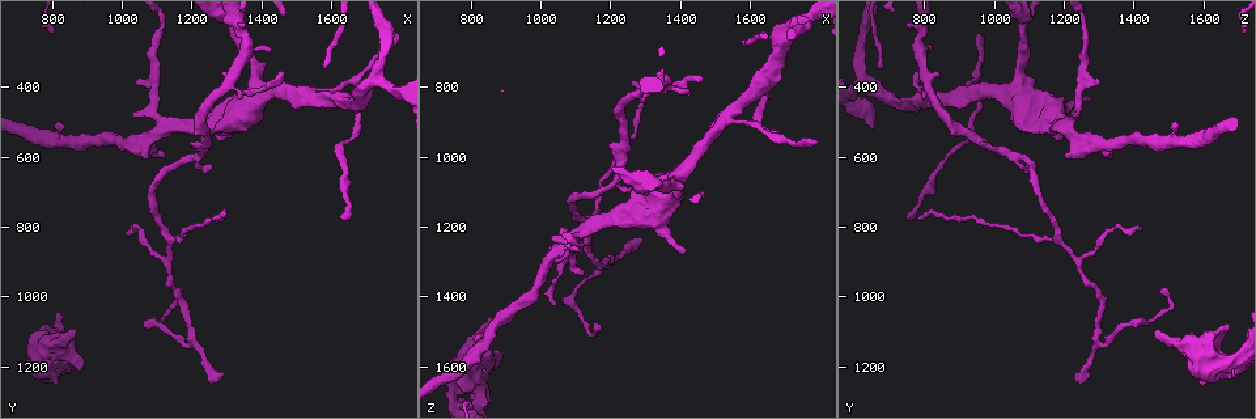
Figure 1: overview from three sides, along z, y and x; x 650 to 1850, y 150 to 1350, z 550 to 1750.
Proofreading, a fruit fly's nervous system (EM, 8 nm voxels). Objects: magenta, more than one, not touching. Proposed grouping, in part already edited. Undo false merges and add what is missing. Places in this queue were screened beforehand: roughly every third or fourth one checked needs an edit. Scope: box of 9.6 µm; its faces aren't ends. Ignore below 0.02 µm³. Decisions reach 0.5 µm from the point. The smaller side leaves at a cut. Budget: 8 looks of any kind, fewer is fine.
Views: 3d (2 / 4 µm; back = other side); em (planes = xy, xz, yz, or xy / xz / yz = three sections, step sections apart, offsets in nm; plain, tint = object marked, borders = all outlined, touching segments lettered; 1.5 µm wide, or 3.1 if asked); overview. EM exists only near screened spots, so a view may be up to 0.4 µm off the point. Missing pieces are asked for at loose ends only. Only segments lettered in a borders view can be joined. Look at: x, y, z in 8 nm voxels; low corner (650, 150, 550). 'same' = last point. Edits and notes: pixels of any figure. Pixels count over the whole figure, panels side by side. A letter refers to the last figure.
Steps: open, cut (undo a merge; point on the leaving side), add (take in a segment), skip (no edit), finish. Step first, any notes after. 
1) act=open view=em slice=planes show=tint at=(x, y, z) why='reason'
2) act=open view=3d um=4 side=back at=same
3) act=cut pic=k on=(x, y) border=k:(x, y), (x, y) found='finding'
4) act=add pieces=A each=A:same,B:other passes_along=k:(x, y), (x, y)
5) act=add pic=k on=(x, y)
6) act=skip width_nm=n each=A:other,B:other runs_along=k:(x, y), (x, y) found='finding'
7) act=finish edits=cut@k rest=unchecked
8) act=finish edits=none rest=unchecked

act=open view=3d um=4 at=(1260, 620, 1090) why='an open end'

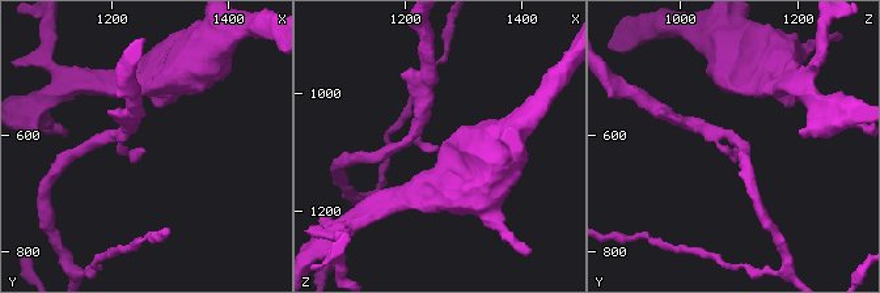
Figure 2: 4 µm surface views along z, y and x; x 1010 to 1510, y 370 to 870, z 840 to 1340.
act=open view=em slice=planes show=borders at=(1255, 630, 1095)

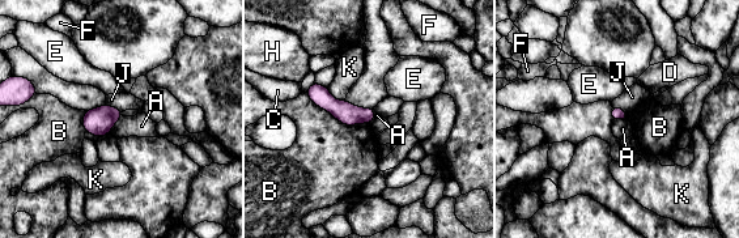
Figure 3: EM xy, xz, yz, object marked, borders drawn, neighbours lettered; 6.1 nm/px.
act=skip longest_contact=B:440nm each=A:other,B:other,C:other,D:other,E:other,F:other,H:other,J:other,K:other found='no lettered segment goes on from it'

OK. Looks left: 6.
act=open view=3d um=4 at=(1050, 610, 1220) why='branch stops here'

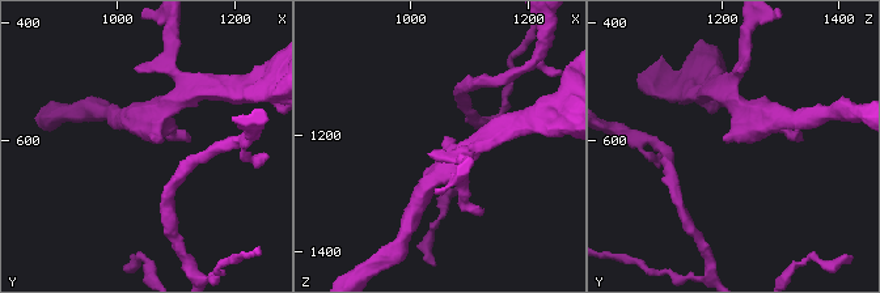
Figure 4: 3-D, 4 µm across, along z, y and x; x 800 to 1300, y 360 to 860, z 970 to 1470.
act=open view=em slice=planes show=borders at=(1060, 605, 1220) why='now the EM'

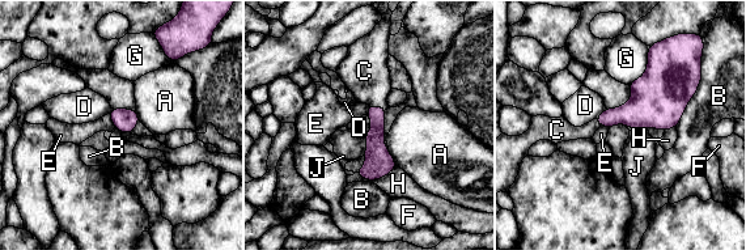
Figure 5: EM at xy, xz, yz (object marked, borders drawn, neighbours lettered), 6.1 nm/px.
act=add pieces=C width_nm=130 each=A:other,B:other,C:same,D:other,E:other,F:other,G:other,H:other,J:other passes_along=5:(376, 148), (378, 107), (364, 71) found='the neuron continues'

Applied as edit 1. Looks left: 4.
act=open view=3d um=2 at=(1200, 1120, 1300) why='side arm on a straight run'

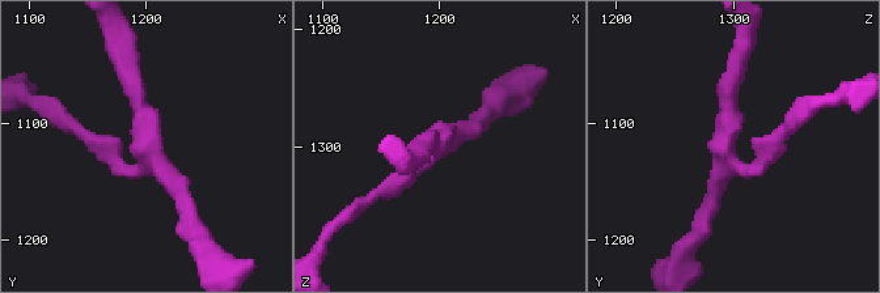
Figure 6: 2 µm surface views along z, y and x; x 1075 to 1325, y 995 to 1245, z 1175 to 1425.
act=open view=em slice=xy step=8 show=tint at=(1200, 1120, 1298) arms=3

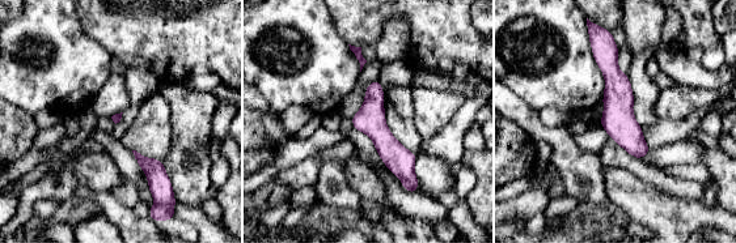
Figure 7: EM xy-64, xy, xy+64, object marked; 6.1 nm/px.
act=open view=em slice=planes show=borders at=same

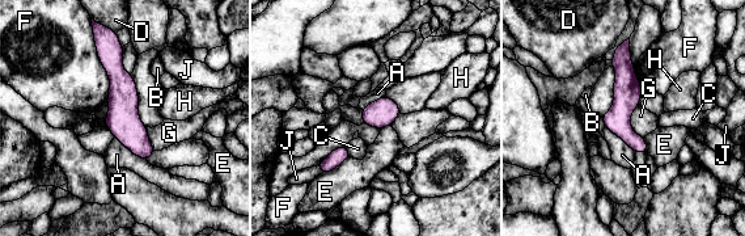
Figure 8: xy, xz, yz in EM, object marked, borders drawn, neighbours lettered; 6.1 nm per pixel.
act=skip width_nm=160 each=A:other,B:other,C:other,D:other,E:other,F:other,G:other,H:other,J:other border=8:(638, 104), (630, 127), (643, 138) found='continuous, no second neuron'

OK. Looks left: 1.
act=finish edits=add@5 rest=unchecked

